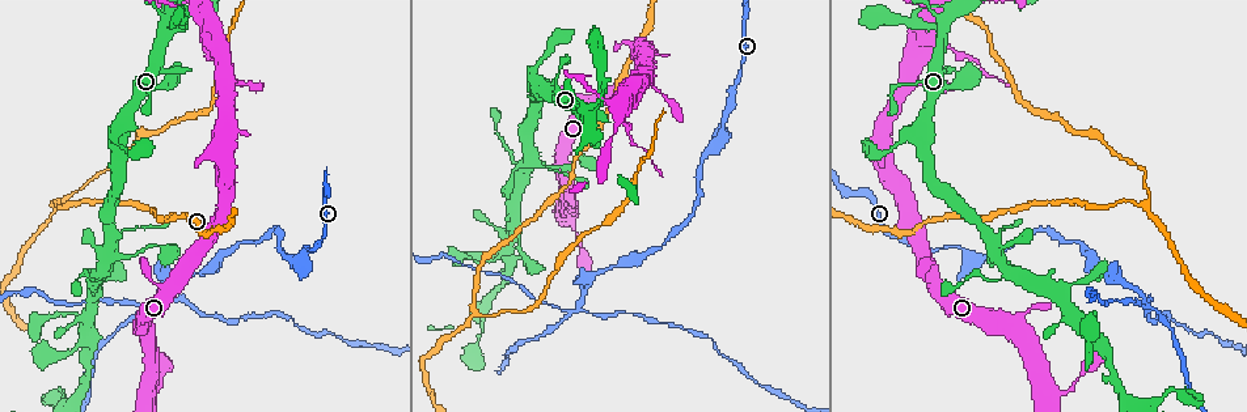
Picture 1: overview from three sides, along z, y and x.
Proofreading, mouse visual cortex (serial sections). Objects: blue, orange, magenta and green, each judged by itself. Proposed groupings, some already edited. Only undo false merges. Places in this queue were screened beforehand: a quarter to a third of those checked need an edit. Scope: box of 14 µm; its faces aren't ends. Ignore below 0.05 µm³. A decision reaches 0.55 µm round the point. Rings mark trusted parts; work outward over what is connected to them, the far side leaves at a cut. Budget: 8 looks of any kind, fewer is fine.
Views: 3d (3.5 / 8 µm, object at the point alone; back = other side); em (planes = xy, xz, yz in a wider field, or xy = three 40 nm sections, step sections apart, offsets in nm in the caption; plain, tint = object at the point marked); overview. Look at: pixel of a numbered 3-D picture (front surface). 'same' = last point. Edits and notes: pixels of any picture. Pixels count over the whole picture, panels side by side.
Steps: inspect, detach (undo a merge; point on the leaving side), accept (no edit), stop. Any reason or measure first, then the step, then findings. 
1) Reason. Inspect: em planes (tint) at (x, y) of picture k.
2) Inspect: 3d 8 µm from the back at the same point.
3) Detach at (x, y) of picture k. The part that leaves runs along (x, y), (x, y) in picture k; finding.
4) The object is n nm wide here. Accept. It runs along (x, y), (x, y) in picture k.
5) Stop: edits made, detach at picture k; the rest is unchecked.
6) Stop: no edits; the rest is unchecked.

Looks like a crossing. Inspect: 3d 3.5 µm from the back at (578, 307) of picture 1.

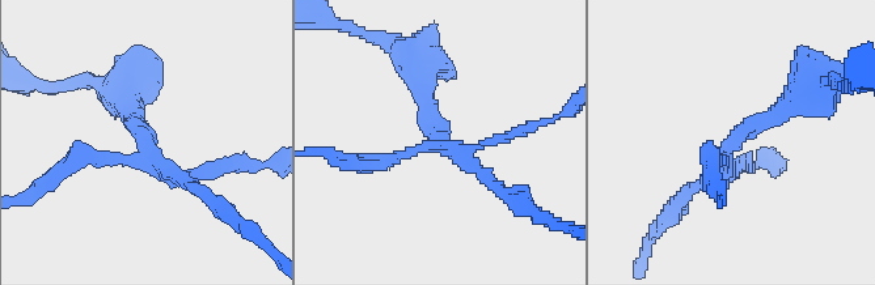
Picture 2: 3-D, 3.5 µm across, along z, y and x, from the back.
4 arms meet here; the arms are 150, 150, 200, 250 nm wide; shape alone is not enough. Inspect: em planes (tint) at (732, 148) of picture 2.

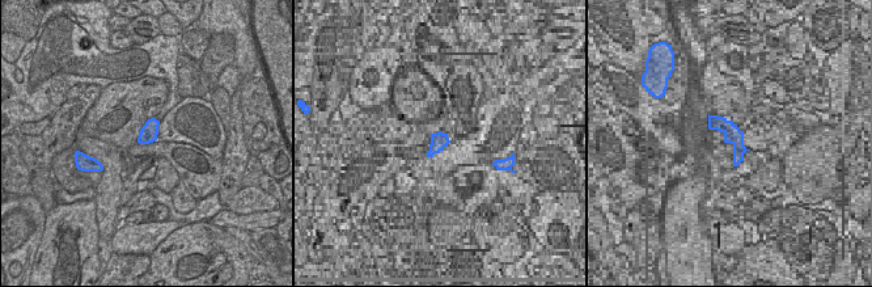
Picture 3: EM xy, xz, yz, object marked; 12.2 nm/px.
Detach at (98, 154) of picture 2. Two cells meet here.

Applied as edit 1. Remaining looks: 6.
Three arms meet. Inspect: 3d 3.5 µm at (1144, 202) of picture 1.

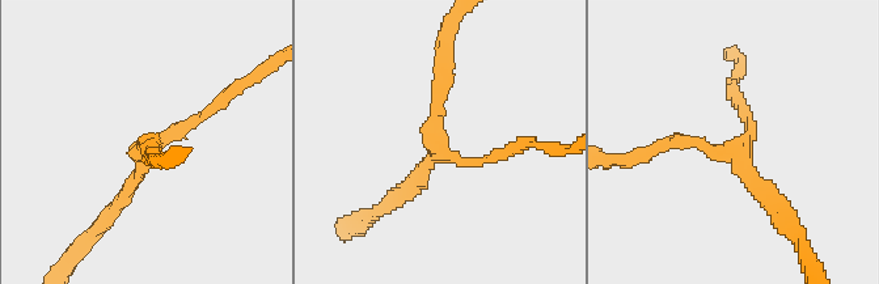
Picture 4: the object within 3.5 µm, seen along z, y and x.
The arms are 150, 150, 200 nm wide. Accept. It runs along (443, 64), (439, 148), (459, 162), (507, 152) in picture 4; one cell here.

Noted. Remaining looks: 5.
Sharp bend. Inspect: 3d 8 µm at (639, 93) of picture 1.

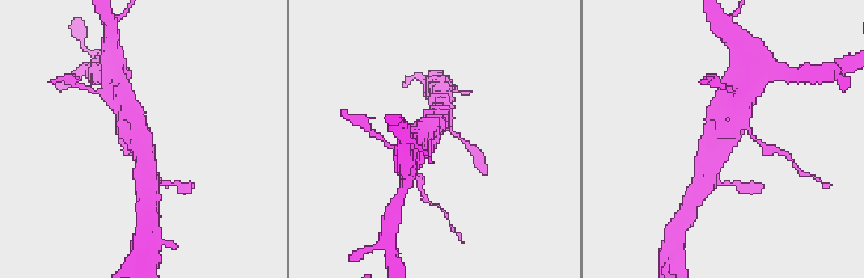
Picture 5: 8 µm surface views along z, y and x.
Inspect: em planes (tint) at (729, 130) of picture 5.

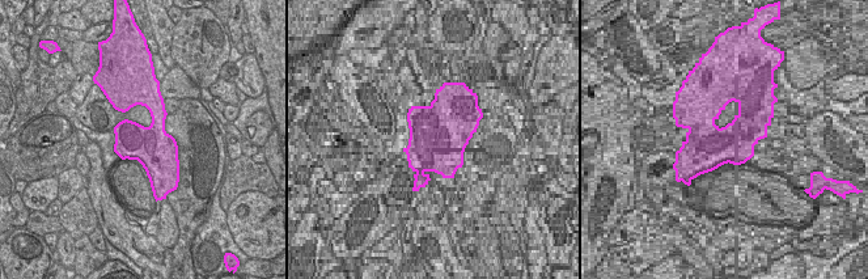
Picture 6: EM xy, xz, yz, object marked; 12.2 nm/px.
3 arms meet here. Detach at (420, 180) of picture 5. The part that leaves runs along (748, 129), (757, 140), (784, 154) in picture 5; a second cell is stuck on.

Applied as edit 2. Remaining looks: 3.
Stop: edits made, detach at picture 2, detach at picture 5; the rest is unchecked.

